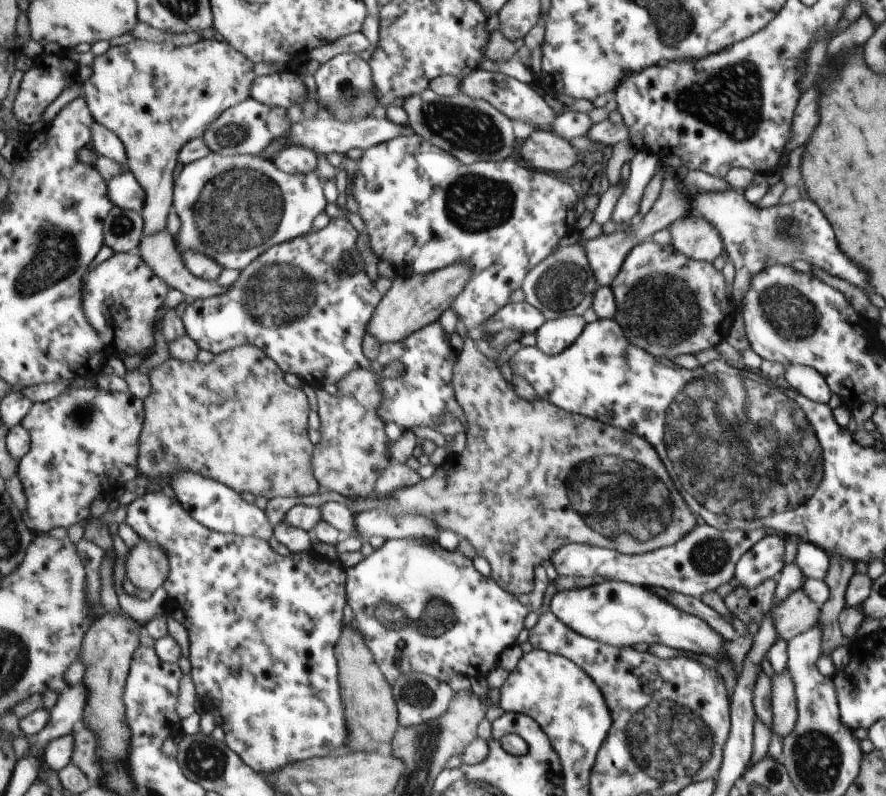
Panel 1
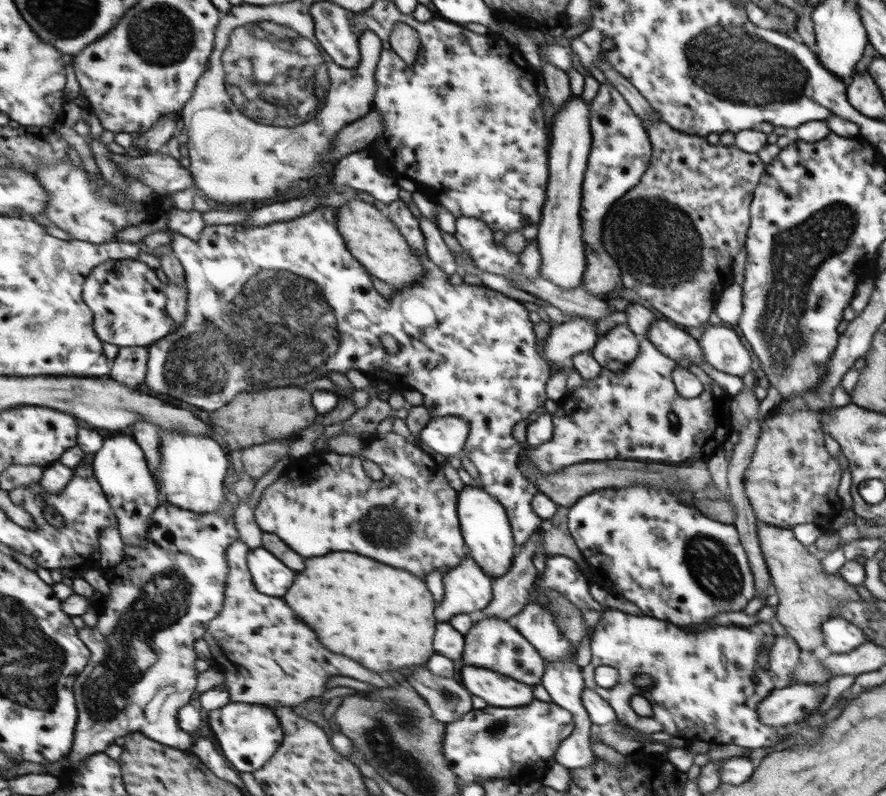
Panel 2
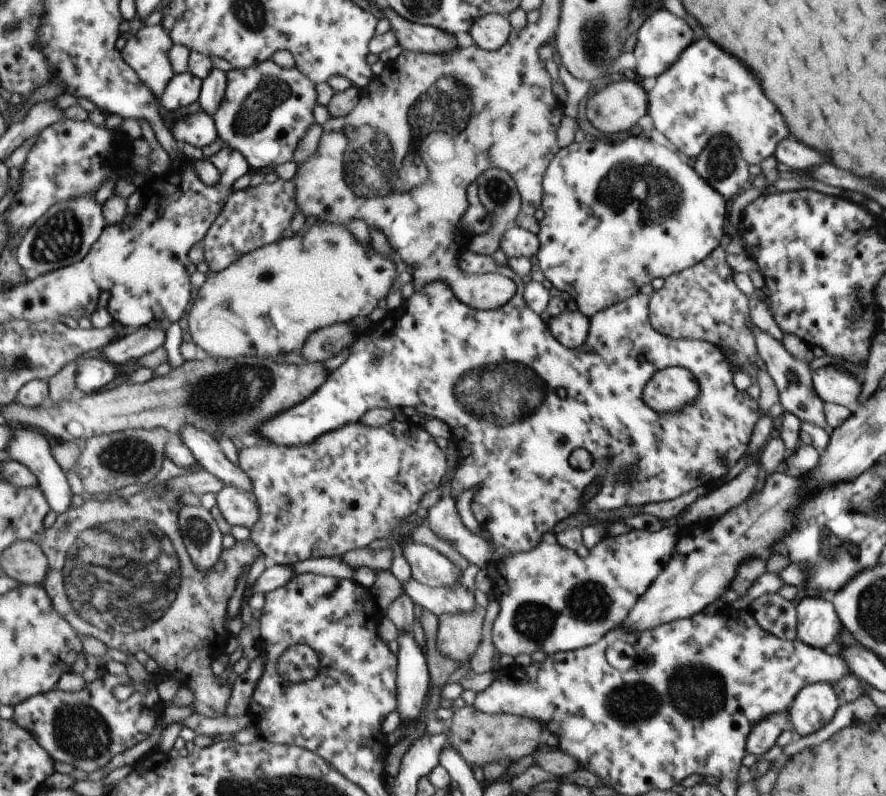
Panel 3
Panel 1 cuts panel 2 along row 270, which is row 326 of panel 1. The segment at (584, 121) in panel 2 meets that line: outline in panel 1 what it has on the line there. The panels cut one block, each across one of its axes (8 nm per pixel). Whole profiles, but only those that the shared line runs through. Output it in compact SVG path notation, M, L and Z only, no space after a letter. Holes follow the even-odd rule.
M576 315L545 320L534 332L535 346L549 356L559 354L575 342L586 322L586 318Z

